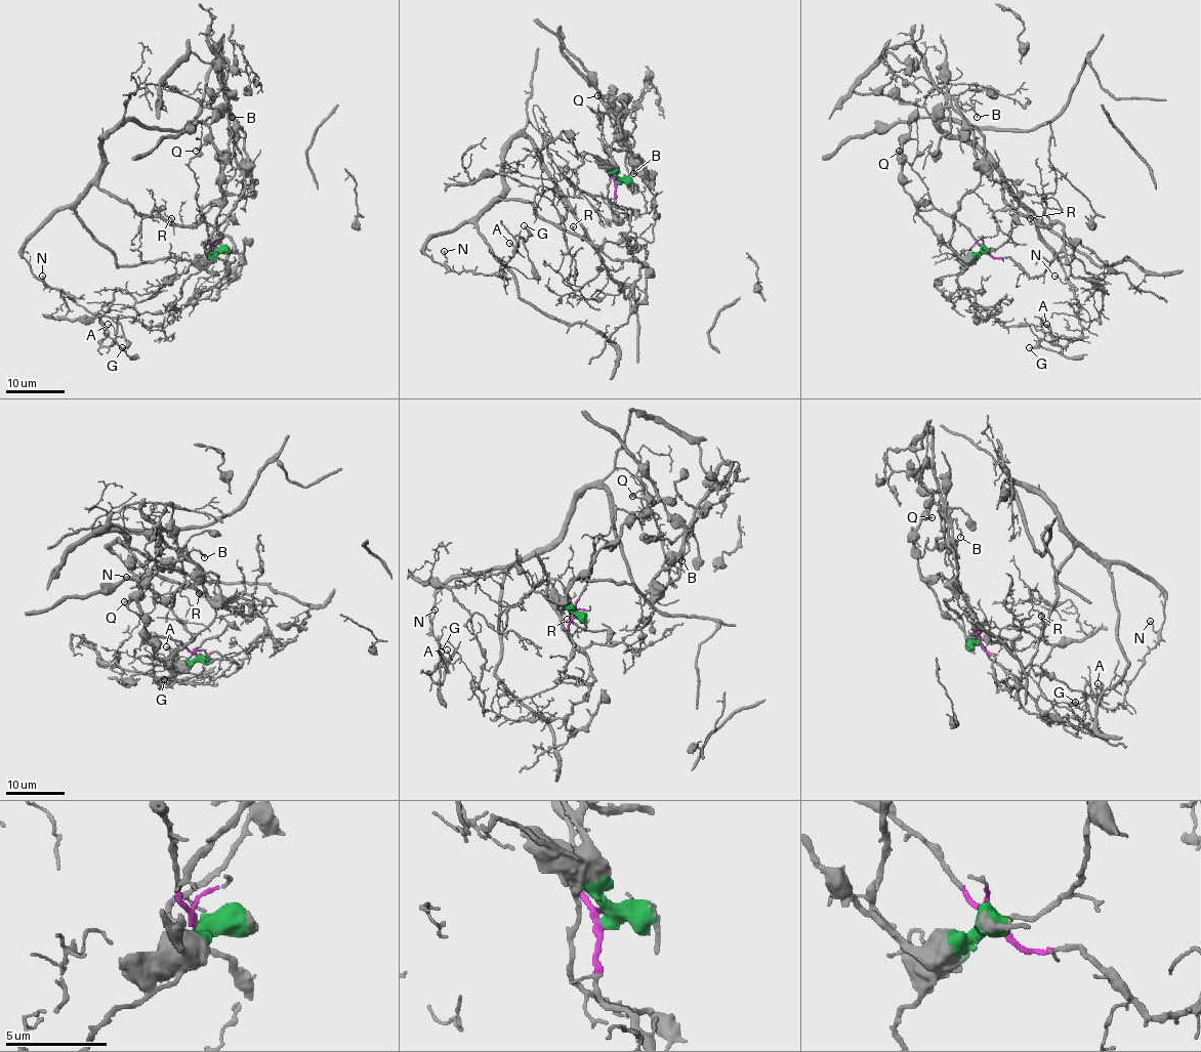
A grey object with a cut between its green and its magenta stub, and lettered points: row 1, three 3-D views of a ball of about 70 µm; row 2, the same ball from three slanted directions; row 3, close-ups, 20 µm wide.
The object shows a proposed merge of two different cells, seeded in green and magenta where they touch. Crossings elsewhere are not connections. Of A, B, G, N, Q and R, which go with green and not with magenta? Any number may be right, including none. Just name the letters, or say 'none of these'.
B, Q

